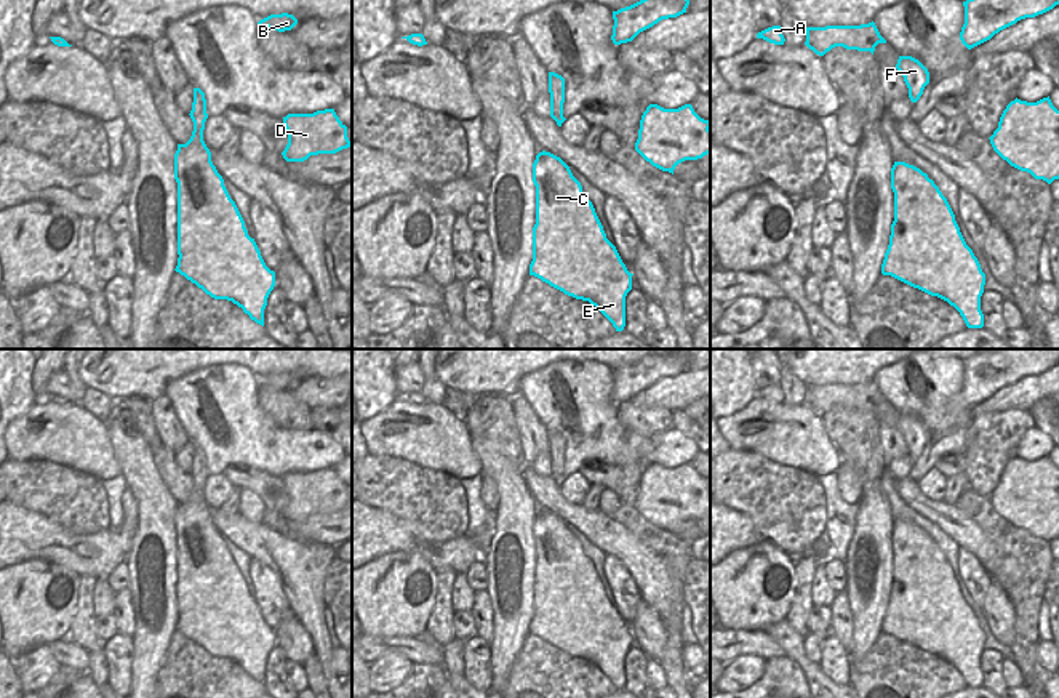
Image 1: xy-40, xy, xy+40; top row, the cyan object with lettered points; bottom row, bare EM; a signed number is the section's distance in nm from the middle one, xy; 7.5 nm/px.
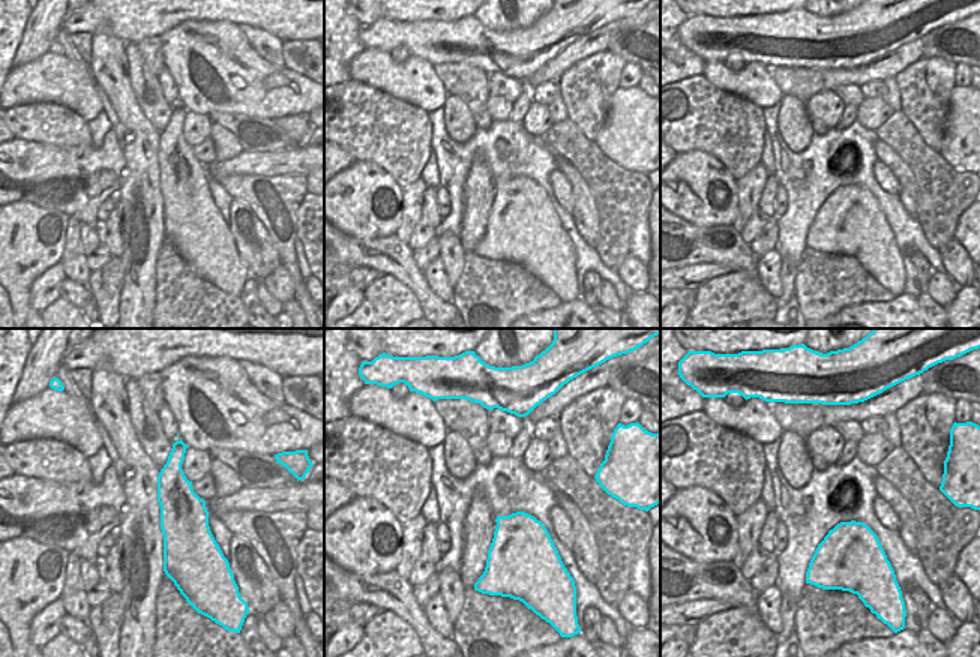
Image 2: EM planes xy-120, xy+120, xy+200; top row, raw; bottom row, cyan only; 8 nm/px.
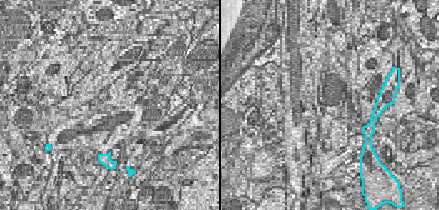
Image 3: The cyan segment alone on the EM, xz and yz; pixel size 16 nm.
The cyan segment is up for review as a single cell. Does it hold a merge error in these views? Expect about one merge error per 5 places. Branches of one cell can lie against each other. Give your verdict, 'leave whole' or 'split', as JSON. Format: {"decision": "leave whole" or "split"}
{"decision": "leave whole"}

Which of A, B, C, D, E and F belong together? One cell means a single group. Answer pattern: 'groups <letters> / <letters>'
groups A B C D E F

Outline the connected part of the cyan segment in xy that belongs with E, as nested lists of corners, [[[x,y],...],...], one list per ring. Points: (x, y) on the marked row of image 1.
[[[539,152],[533,163],[536,186],[536,224],[533,227],[533,261],[530,275],[576,299],[589,301],[616,328],[625,327],[625,296],[632,290],[632,275],[616,247],[606,239],[592,202],[569,166],[550,152]]]

